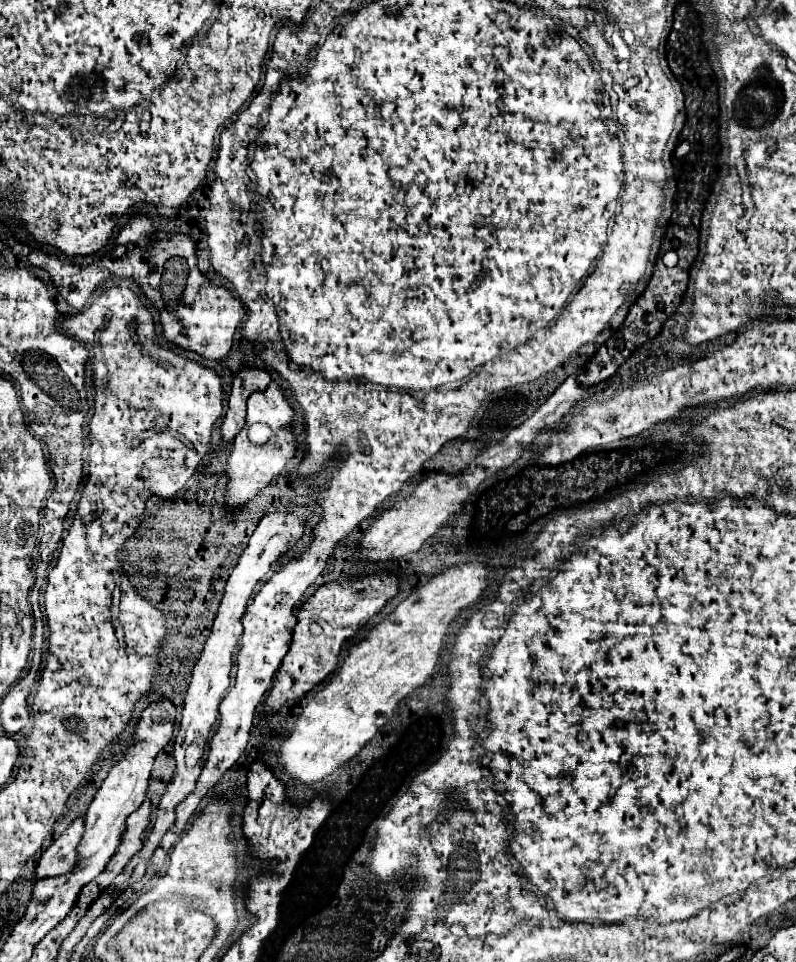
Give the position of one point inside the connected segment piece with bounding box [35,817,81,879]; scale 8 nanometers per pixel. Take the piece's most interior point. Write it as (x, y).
(61, 857)

